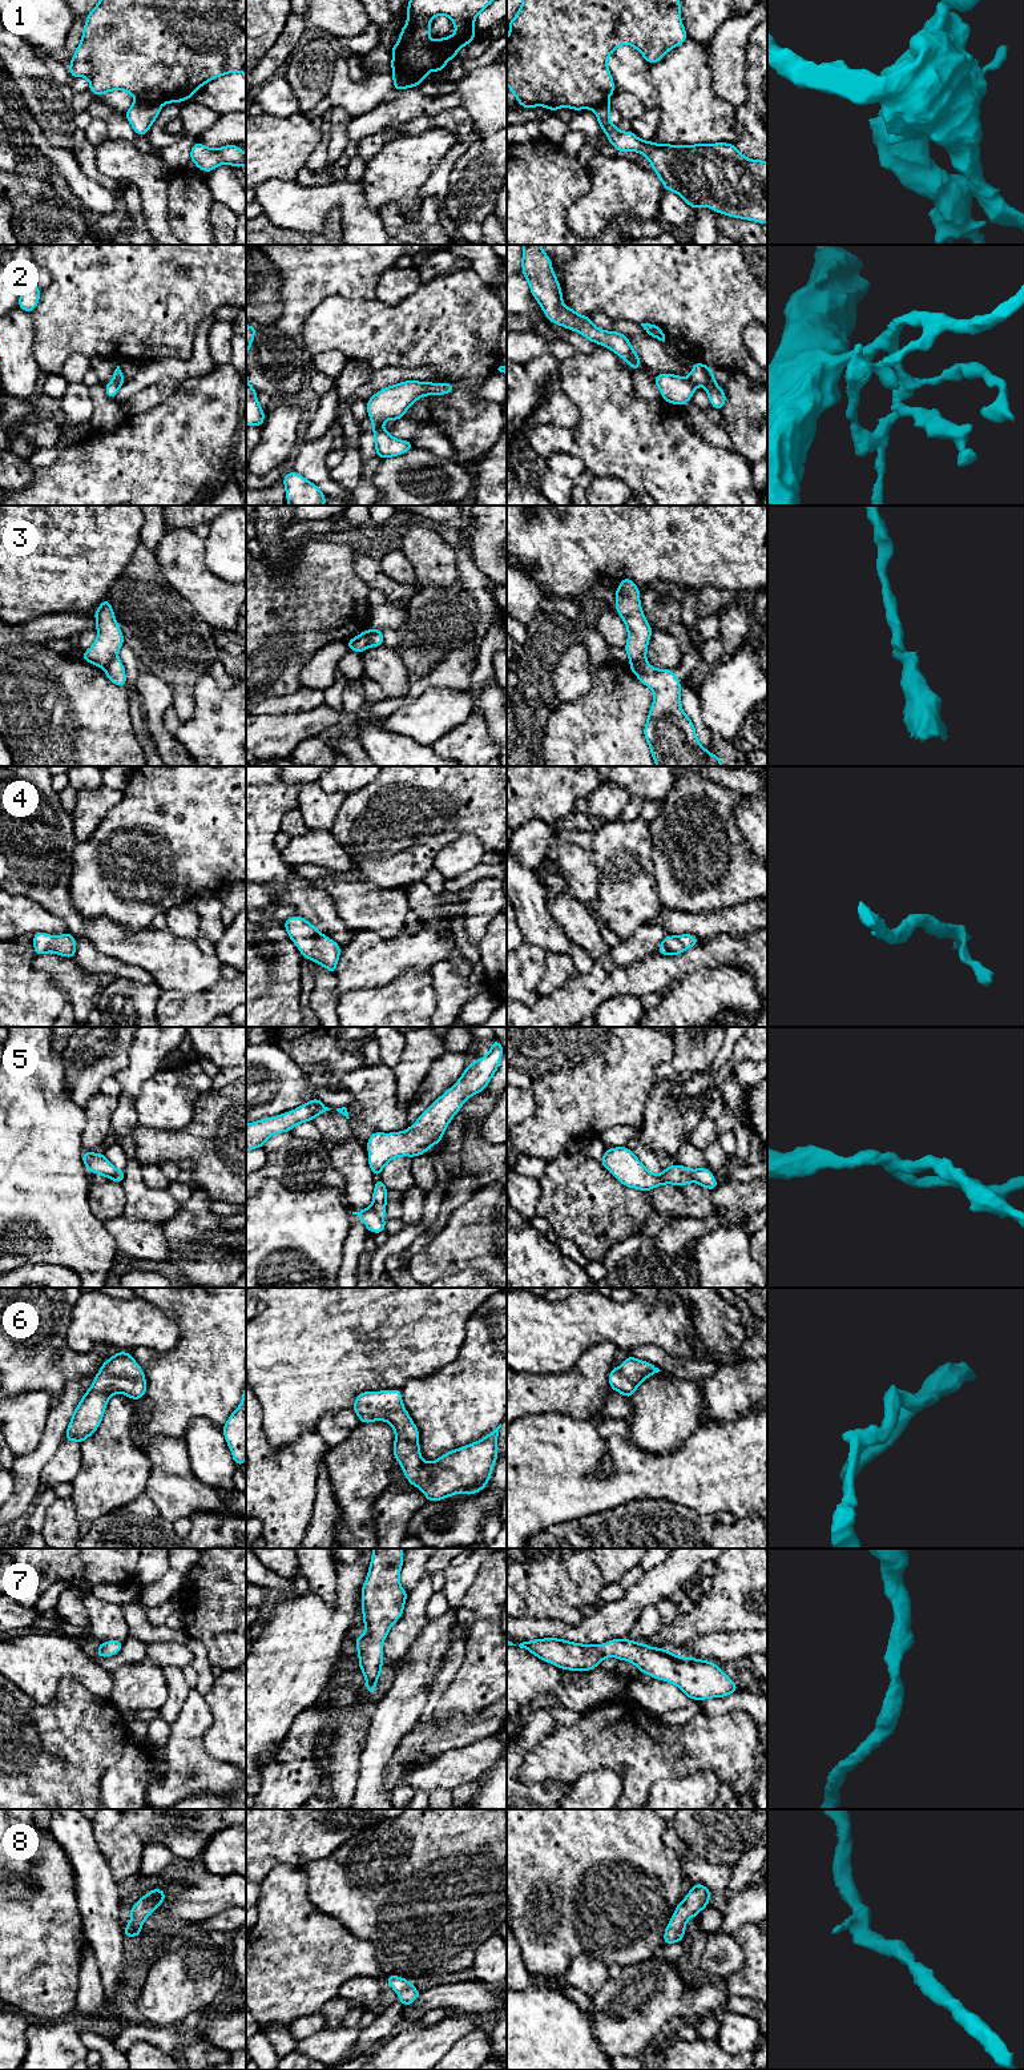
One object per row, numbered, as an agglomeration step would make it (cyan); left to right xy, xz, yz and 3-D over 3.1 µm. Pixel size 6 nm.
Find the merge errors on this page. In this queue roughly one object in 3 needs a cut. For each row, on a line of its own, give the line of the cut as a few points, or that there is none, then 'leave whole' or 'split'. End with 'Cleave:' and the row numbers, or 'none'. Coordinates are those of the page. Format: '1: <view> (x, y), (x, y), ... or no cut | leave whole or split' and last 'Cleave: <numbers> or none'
1: xz (392, 71), (400, 75), (416, 76), (422, 80) | split
2: xz (381, 426), (373, 433) | split
3: xz (370, 629), (369, 645) | split
4: no cut | leave whole
5: xz (371, 1205), (383, 1219) | split
6: no cut | leave whole
7: no cut | leave whole
8: no cut | leave whole
Cleave: 1, 2, 3, 5

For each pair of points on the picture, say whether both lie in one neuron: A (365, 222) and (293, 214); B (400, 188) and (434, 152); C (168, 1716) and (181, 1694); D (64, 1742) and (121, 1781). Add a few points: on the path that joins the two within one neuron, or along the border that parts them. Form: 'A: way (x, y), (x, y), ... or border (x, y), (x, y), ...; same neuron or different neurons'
A: way (347, 205), (341, 198), (322, 198), (310, 205); same neuron
B: way (406, 178), (424, 160); same neuron
C: way (169, 1711), (176, 1699); same neuron
D: border (124, 1744), (121, 1756), (103, 1776), (99, 1795); different neurons

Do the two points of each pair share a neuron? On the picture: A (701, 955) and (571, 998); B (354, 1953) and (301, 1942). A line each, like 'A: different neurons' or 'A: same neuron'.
A: same neuron
B: same neuron

